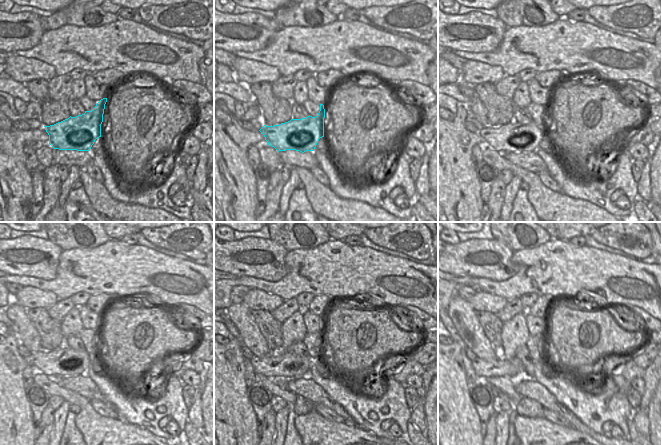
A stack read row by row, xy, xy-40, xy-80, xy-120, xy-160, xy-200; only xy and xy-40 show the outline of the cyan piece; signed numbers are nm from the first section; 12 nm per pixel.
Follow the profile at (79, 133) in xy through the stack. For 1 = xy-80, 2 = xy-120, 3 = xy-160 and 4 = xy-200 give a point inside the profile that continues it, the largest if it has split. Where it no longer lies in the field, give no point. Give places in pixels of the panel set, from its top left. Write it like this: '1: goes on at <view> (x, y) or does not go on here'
1: goes on at xy-80 (511, 138)
2: goes on at xy-120 (63, 362)
3: goes on at xy-160 (282, 363)
4: goes on at xy-200 (501, 367)

